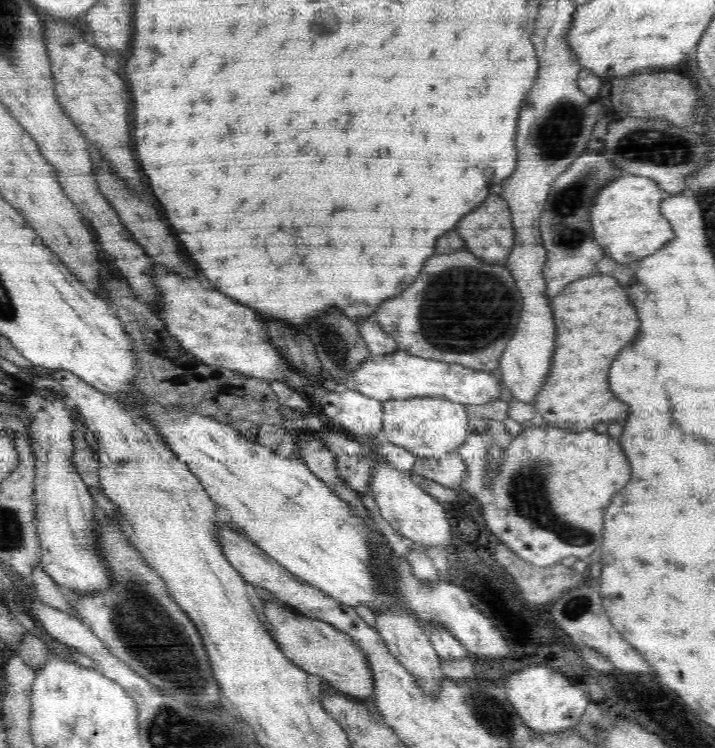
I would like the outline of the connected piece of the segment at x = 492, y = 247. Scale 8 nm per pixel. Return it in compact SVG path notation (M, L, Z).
M490 194L482 201L482 206L476 207L466 218L462 218L456 226L456 232L461 237L464 249L486 262L505 265L507 256L514 244L514 229L511 212L507 202L500 194Z

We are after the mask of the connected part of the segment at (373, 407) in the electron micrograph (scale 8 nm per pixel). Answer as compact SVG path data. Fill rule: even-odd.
M330 391L323 398L321 410L318 411L331 428L344 431L353 437L381 437L383 402L368 398L357 391Z

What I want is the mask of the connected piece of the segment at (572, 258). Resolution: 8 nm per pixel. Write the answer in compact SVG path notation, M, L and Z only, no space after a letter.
M587 150L572 161L568 170L554 181L539 222L541 244L547 252L547 259L542 269L546 281L546 298L551 300L565 288L566 284L580 280L582 276L594 274L596 264L605 257L604 249L593 239L588 214L594 194L604 186L602 182L608 184L618 176L620 170L610 166L610 162L602 154L594 154Z

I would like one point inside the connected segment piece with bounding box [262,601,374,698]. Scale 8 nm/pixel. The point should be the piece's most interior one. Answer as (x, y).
(316, 646)

